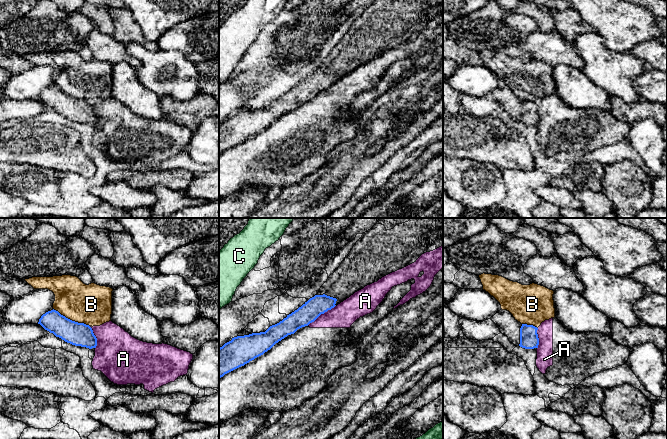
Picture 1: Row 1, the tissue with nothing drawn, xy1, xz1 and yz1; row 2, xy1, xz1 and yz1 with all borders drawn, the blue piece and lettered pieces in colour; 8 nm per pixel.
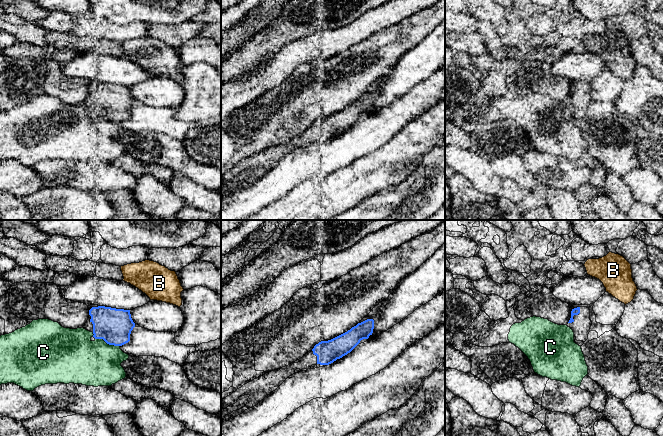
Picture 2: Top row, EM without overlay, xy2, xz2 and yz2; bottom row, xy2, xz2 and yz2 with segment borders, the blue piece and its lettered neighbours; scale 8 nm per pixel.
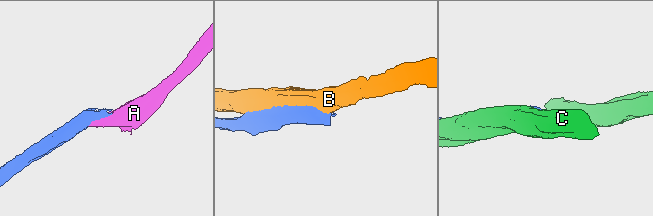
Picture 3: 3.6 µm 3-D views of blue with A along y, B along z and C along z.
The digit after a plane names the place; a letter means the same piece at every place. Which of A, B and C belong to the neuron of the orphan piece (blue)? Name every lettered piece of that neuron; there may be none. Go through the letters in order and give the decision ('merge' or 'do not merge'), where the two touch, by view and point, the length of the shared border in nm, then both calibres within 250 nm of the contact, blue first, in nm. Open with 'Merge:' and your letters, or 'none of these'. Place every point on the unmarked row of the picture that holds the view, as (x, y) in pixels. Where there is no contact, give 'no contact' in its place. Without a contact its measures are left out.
Merge: none of these
A: do not merge | xz1 (321, 89) | 280 nm | 160/200 nm
B: do not merge | xy1 (71, 96) | 320 nm | 190/320 nm
C: do not merge | xy2 (107, 119) | 220 nm | 280/360 nm

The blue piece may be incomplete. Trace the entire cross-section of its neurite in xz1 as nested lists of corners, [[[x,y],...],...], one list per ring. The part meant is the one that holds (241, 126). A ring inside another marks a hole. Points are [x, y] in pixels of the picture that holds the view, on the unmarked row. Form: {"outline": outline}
{"outline": [[[375,0],[370,6],[363,9],[338,45],[321,62],[317,71],[279,99],[270,102],[265,108],[237,112],[220,123],[219,155],[263,131],[276,119],[288,111],[294,110],[298,105],[308,102],[321,90],[331,86],[365,62],[416,38],[430,18],[430,12],[437,11],[442,4],[443,0]]]}

